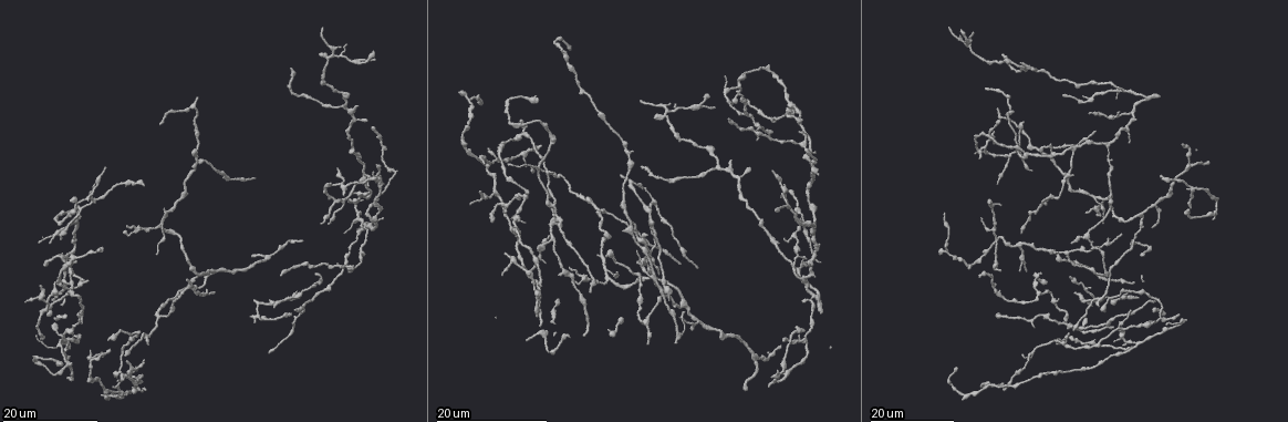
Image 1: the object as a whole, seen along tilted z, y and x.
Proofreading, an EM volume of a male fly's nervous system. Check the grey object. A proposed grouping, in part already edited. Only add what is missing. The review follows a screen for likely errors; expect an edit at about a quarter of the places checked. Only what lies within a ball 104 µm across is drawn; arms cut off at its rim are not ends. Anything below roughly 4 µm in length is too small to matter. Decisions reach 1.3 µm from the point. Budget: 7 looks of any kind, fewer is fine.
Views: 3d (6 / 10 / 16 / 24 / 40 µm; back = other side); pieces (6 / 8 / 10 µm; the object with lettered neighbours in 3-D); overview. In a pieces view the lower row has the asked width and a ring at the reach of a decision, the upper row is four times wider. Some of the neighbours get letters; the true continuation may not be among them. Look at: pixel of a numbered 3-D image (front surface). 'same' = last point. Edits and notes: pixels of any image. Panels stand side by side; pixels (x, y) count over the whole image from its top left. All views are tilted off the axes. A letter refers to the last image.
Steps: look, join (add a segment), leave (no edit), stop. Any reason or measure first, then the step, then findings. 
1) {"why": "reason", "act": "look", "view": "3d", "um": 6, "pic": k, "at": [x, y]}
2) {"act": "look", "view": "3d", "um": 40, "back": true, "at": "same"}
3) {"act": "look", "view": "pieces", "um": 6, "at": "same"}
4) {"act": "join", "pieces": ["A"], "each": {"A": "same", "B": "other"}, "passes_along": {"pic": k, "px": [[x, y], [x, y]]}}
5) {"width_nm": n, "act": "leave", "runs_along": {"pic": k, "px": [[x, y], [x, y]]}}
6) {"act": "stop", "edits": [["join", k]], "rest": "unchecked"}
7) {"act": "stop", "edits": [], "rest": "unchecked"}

{"why": "free end", "act": "look", "view": "3d", "um": 16, "pic": 1, "at": [681, 262]}

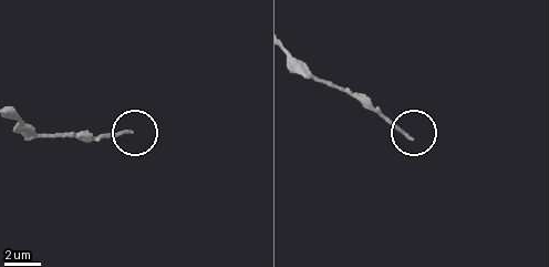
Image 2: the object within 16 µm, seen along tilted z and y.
{"act": "look", "view": "pieces", "um": 8, "pic": 2, "at": [409, 138]}

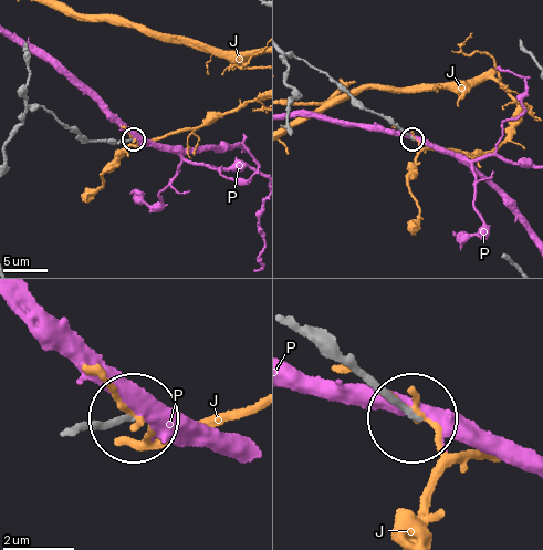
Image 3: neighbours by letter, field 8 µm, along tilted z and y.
{"width_nm": 160, "act": "leave", "each": {"J": "other", "P": "other"}, "runs_along": {"pic": 3, "px": [[322, 333], [409, 413]]}, "found": "no lettered segment goes on from it"}

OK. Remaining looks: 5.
{"why": "branch stops here", "act": "look", "view": "3d", "um": 24, "pic": 1, "at": [996, 110]}

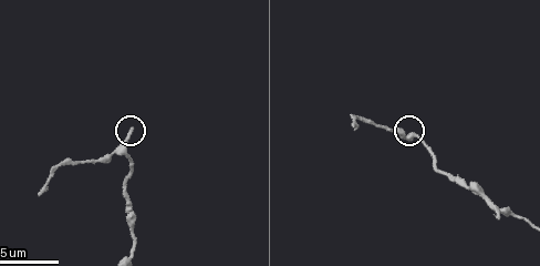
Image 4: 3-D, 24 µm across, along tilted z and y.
{"why": "what lies round it", "act": "look", "view": "pieces", "um": 10, "pic": 4, "at": [129, 132]}

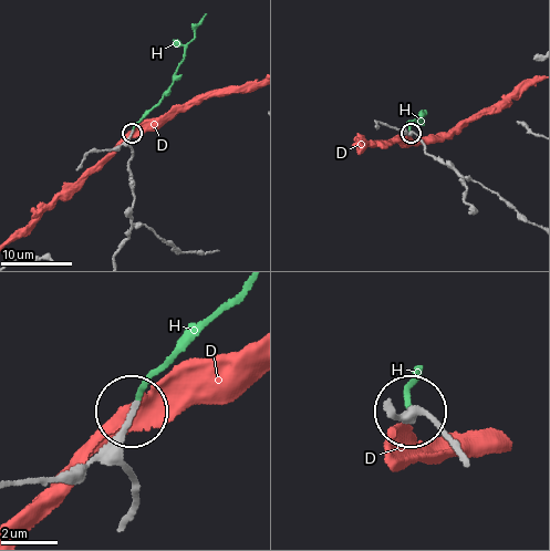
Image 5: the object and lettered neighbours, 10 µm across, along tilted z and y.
{"width_nm": 210, "act": "join", "pieces": ["H"], "each": {"D": "other", "H": "same"}, "passes_along": {"pic": 5, "px": [[131, 148], [131, 132], [172, 83], [196, 26]]}, "found": "it goes on there"}

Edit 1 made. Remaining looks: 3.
{"act": "look", "view": "overview"}

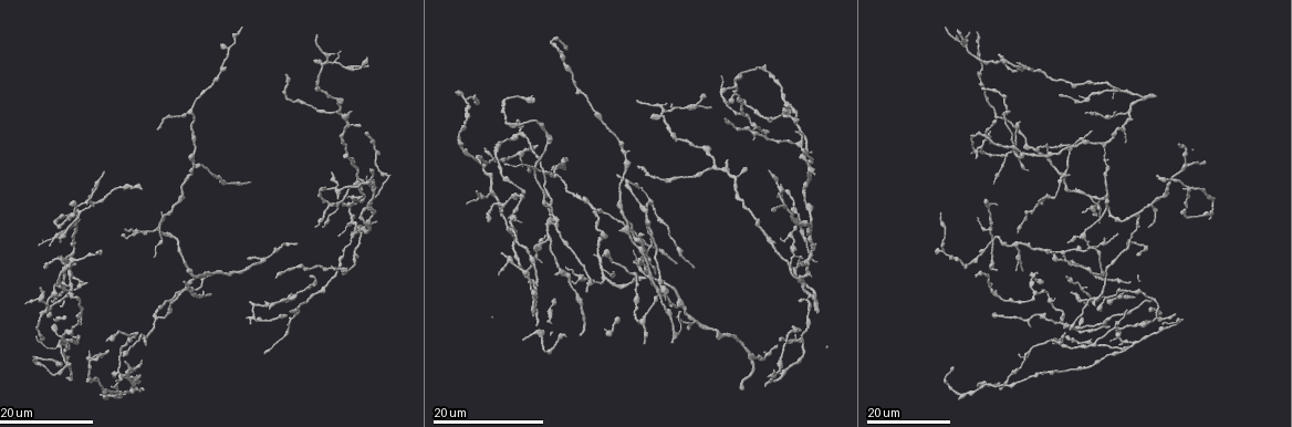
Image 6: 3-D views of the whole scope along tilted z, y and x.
{"why": "branch stops here", "act": "look", "view": "3d", "um": 24, "pic": 6, "at": [530, 169]}

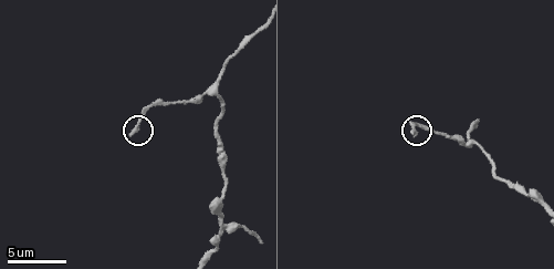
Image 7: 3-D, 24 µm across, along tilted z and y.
{"why": "see the neighbours", "act": "look", "view": "pieces", "um": 6, "pic": 7, "at": [130, 133]}

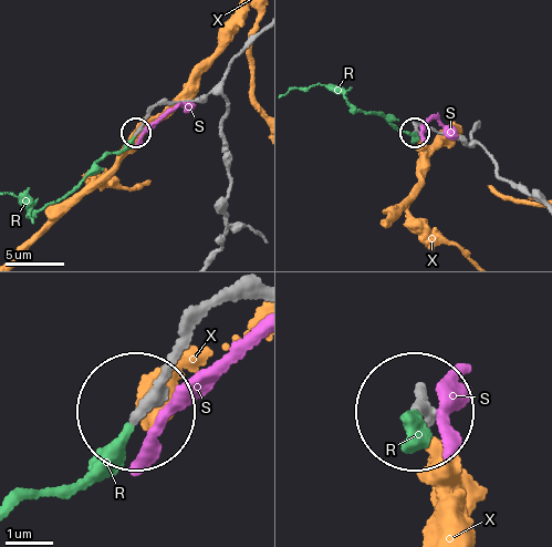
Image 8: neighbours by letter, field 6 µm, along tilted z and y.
{"act": "join", "pieces": ["R"], "each": {"R": "same", "S": "other", "X": "other"}, "passes_along": {"pic": 8, "px": [[239, 291], [186, 346], [150, 413], [85, 472], [19, 497]]}, "found": "the neuron continues"}

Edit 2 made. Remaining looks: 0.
{"act": "stop", "edits": [["join", 5], ["join", 8]], "rest": "unchecked"}

